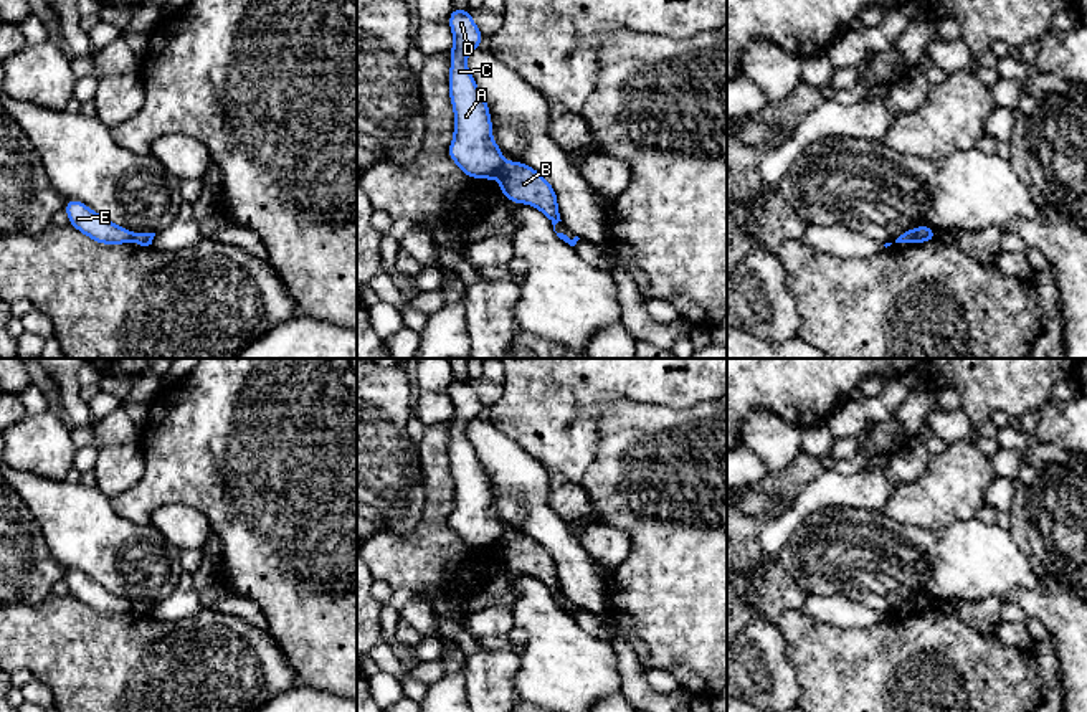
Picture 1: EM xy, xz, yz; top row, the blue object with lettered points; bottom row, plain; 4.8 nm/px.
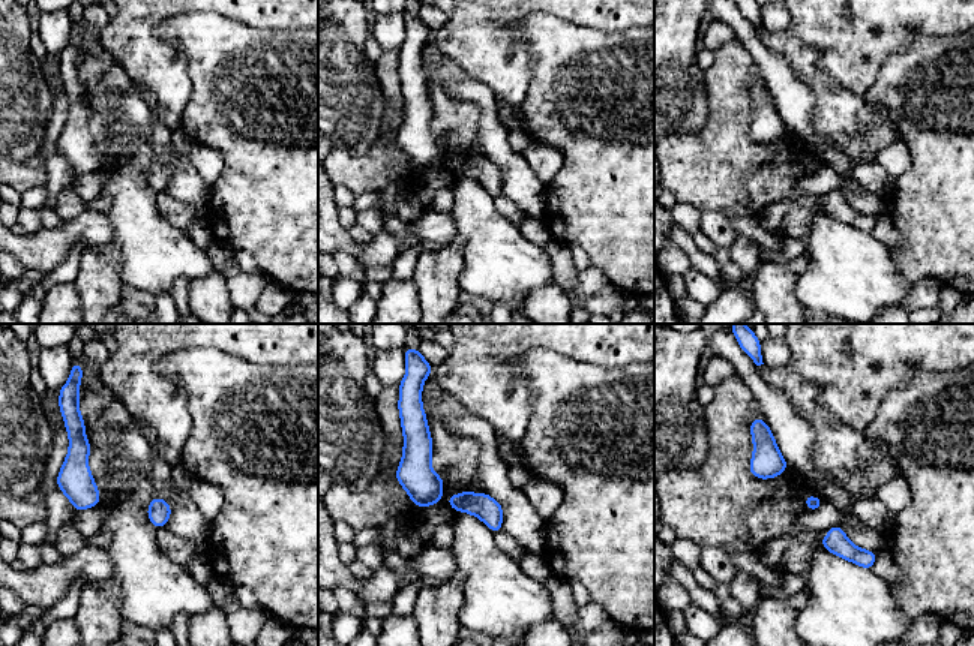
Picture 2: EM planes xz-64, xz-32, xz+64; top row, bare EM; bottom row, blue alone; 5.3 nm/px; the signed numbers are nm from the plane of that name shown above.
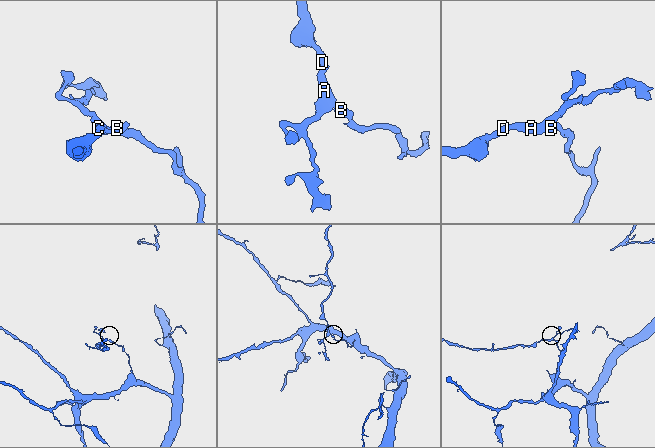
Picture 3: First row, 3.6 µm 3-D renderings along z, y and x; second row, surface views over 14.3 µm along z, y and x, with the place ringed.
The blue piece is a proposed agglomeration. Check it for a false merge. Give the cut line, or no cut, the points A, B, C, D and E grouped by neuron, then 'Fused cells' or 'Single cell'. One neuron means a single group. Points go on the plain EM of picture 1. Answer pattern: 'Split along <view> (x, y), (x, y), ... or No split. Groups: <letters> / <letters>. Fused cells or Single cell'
Split along xz (504, 532), (498, 545). Groups: A C D E / B. Fused cells

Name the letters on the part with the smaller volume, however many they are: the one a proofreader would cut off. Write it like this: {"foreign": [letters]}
{"foreign": ["A", "C", "D", "E"]}

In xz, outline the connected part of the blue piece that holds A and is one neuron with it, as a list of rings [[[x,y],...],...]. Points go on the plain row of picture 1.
[[[453,378],[448,390],[454,405],[449,420],[449,468],[454,479],[454,507],[449,527],[471,548],[491,550],[504,534],[499,515],[492,510],[489,476],[466,436],[469,421],[479,420],[484,408],[469,380]]]

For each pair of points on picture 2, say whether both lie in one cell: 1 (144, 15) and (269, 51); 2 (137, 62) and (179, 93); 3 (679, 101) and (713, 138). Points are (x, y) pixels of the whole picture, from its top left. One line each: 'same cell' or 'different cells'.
1: different cells
2: same cell
3: different cells

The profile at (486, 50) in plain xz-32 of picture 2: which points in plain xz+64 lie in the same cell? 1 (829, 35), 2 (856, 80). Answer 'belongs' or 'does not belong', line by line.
1: belongs
2: belongs

